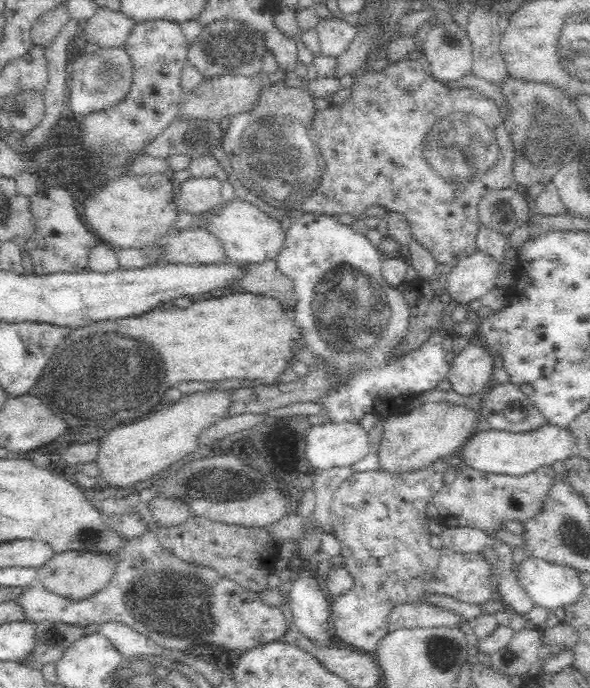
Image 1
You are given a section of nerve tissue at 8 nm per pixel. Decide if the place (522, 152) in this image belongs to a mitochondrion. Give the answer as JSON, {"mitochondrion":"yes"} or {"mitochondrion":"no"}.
{"mitochondrion":"no"}

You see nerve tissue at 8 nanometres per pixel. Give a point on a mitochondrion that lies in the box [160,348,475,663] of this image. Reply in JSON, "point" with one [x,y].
{"point":[226,485]}

